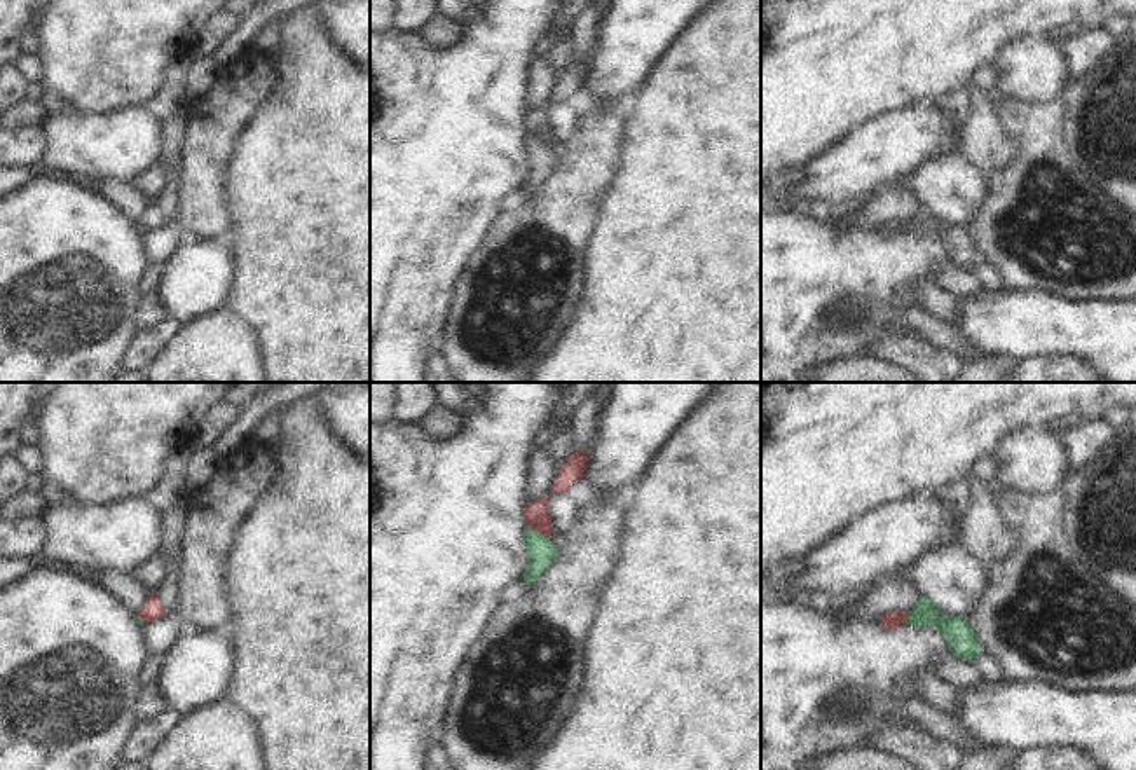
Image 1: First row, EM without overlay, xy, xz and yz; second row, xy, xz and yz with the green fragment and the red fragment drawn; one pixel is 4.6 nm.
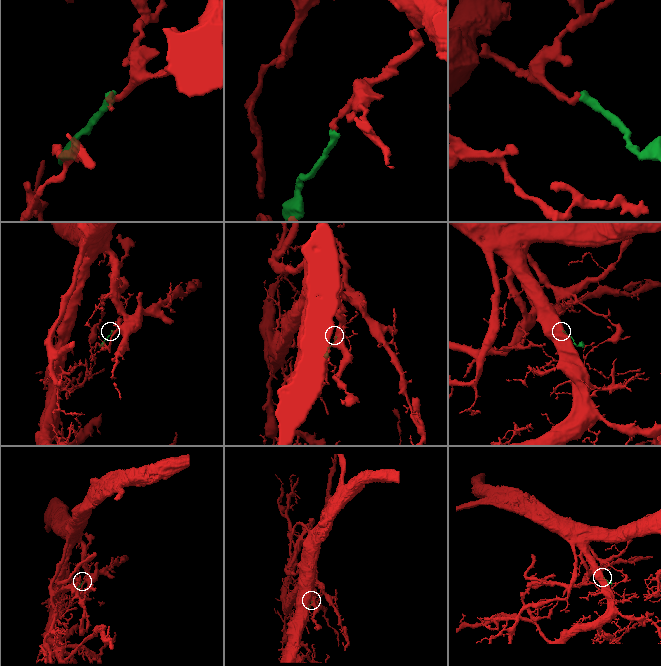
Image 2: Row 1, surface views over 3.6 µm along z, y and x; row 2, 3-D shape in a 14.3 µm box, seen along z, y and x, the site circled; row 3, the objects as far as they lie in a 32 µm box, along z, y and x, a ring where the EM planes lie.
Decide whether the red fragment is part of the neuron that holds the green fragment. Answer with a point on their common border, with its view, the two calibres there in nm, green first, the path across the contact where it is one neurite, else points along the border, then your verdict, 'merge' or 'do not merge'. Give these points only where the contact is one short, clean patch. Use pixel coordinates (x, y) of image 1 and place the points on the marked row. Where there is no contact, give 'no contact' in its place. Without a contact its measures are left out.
meets green in xz at (536, 531); 130 nm thick on the green side, 120 nm on the other; runs through xz (540, 552), (536, 531), (534, 514); merge

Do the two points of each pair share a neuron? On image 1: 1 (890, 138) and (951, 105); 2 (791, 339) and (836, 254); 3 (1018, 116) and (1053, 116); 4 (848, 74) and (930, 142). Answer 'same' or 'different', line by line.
1: different
2: same
3: same
4: different

